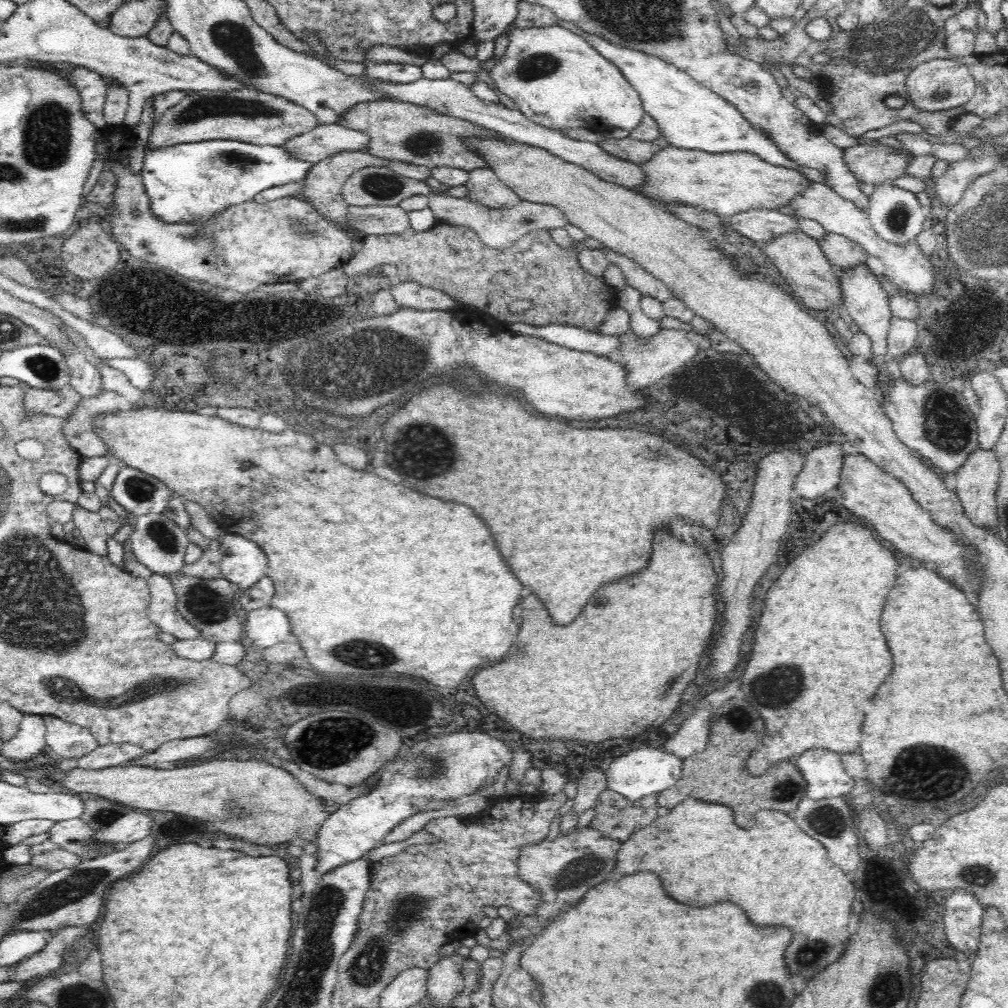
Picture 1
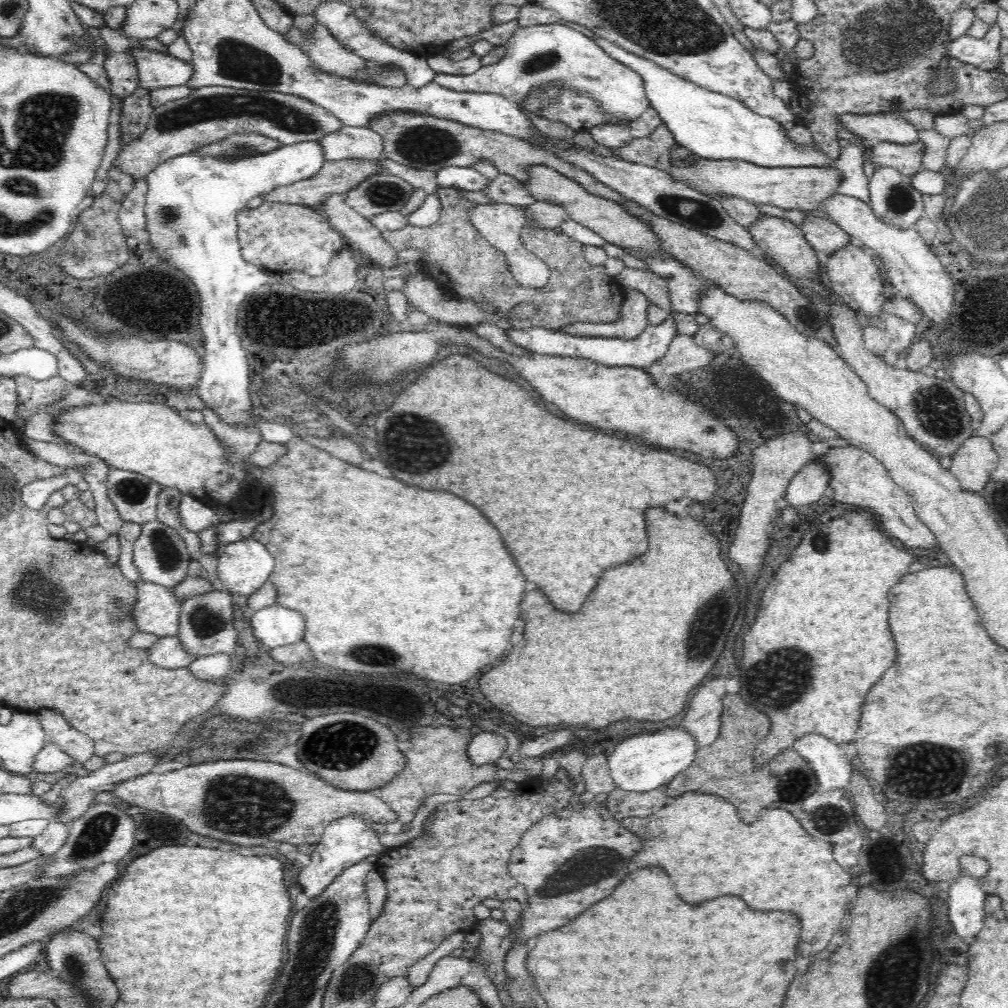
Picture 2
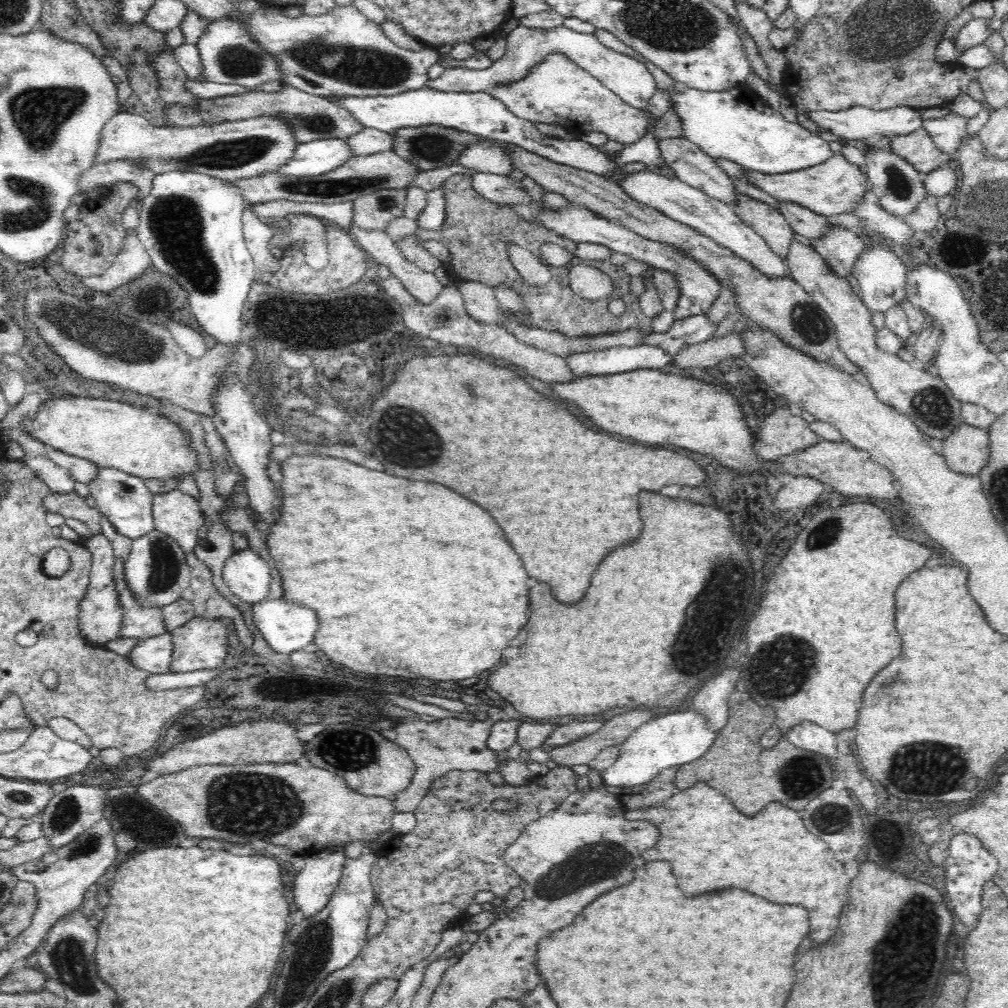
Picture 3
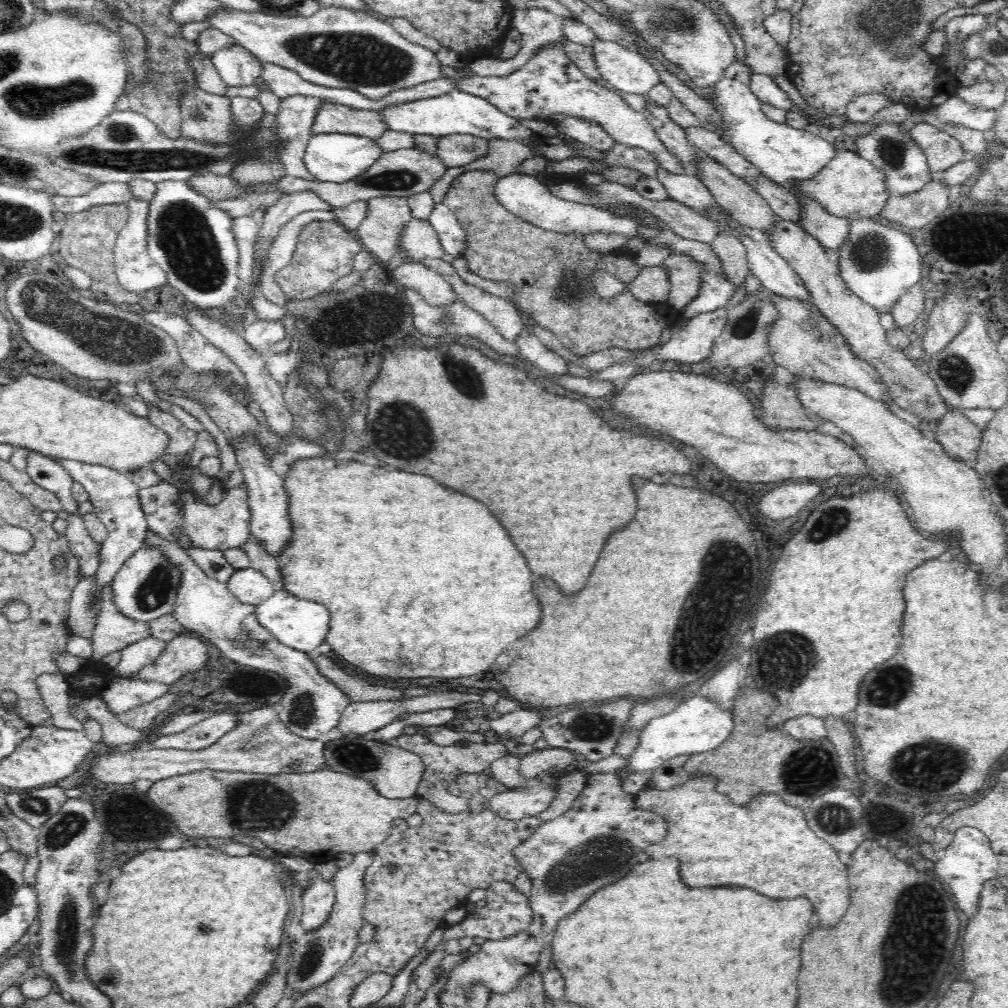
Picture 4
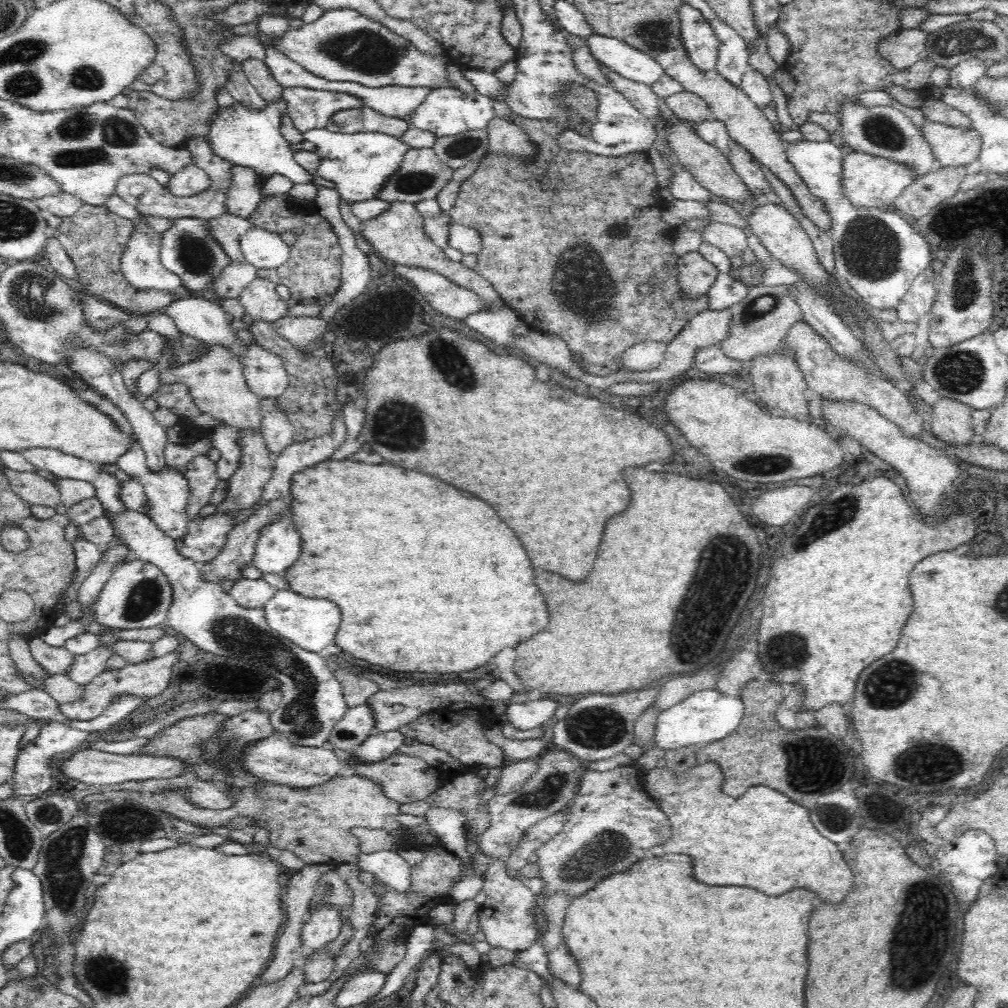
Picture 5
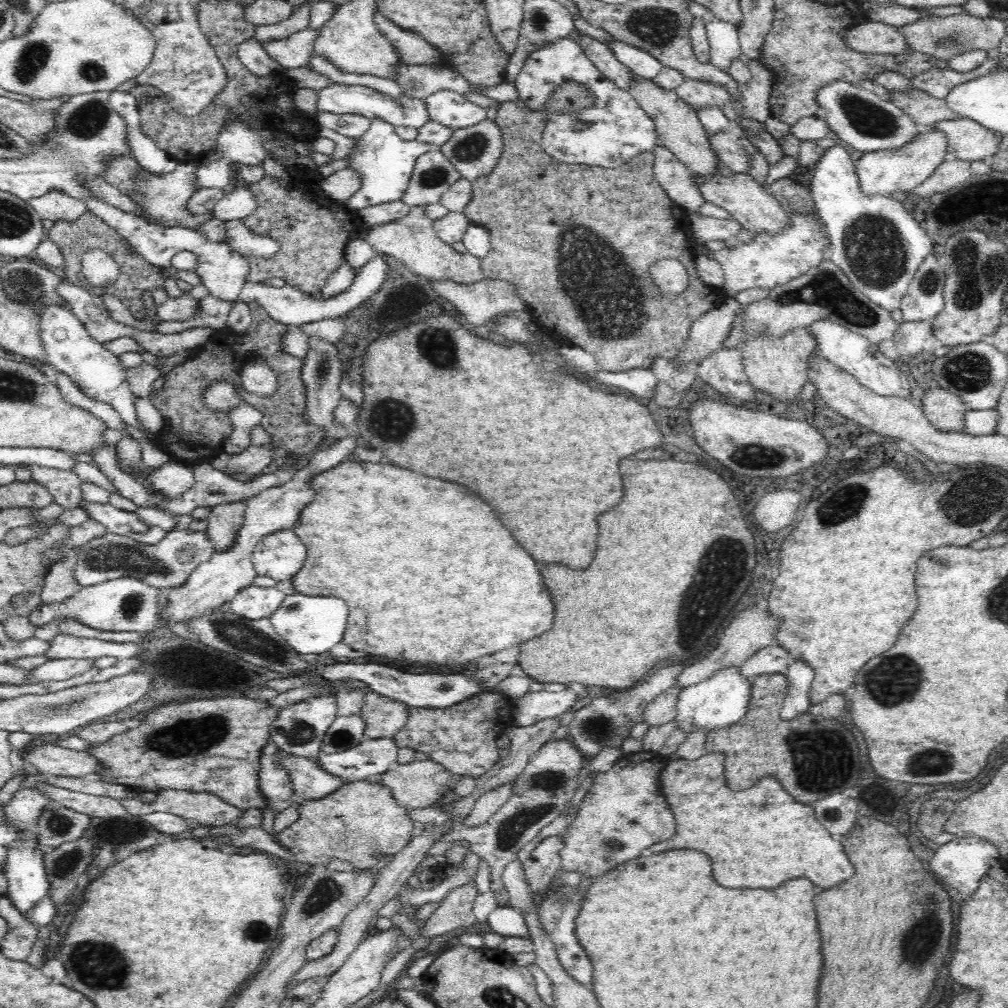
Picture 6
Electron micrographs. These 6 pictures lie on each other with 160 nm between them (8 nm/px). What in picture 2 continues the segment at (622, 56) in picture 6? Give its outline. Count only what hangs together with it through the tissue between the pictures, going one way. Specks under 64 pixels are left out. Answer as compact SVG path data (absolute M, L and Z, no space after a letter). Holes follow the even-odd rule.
M559 23L542 24L519 27L506 42L506 56L490 66L480 67L474 74L444 74L436 73L434 82L440 86L450 88L458 92L491 92L505 96L510 102L524 104L526 98L536 90L544 86L561 86L561 88L571 88L589 94L591 98L599 101L599 109L608 119L618 119L618 121L637 120L650 103L643 85L643 80L631 68L620 64L611 56L604 52L599 46L583 33L576 31L566 25Z

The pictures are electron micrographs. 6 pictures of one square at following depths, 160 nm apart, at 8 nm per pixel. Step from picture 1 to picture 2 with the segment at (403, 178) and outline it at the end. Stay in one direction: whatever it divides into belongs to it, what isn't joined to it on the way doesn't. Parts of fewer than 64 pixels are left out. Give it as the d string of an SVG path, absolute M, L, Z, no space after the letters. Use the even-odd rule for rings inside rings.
M376 173L351 188L345 201L358 214L369 219L383 212L402 210L414 190L414 186L395 174ZM500 173L481 191L497 203L528 206L537 201L522 182L509 174Z

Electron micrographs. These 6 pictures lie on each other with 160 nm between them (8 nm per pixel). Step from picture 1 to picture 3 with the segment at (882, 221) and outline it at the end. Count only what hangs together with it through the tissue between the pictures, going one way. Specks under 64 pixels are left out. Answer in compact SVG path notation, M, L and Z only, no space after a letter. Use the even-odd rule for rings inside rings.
M871 149L865 152L867 180L871 184L871 195L874 202L895 217L908 216L918 208L918 204L926 198L924 174L913 168L907 160L894 154L891 150Z

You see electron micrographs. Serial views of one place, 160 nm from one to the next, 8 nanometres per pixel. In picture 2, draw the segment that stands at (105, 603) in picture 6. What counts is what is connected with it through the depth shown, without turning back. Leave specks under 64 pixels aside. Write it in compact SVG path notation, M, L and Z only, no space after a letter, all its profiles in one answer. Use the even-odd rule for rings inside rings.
M158 519L143 524L140 536L134 544L134 565L140 571L140 580L174 588L188 576L191 561L189 544L177 533L175 525L160 522Z

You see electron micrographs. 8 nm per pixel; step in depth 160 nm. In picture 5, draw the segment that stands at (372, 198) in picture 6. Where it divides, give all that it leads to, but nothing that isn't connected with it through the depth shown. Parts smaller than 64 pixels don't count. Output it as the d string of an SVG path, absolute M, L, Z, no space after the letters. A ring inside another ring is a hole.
M276 100L261 109L250 109L235 101L231 107L218 109L212 116L210 124L210 147L216 155L235 166L253 168L256 174L265 178L272 174L282 174L294 183L310 183L313 175L302 168L294 159L294 151L289 142L282 136L280 126L282 116L287 113L284 100ZM324 127L310 129L303 135L307 141L316 145L320 157L316 175L333 182L341 199L348 201L350 206L355 202L374 199L386 179L395 174L405 152L410 149L399 138L381 132L344 134L330 132Z

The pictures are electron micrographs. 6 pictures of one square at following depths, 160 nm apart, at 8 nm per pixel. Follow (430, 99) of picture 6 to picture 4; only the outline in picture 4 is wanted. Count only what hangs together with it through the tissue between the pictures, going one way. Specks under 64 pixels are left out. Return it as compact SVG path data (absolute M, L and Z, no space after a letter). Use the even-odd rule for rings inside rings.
M452 90L452 92L442 96L388 105L381 111L377 111L377 113L382 115L382 121L386 123L386 127L390 130L439 137L448 134L472 134L472 136L487 138L488 140L490 138L523 140L533 148L534 156L543 156L540 147L530 141L530 136L533 135L533 132L525 128L518 119L508 116L508 114L490 104L488 100L468 94L468 92Z

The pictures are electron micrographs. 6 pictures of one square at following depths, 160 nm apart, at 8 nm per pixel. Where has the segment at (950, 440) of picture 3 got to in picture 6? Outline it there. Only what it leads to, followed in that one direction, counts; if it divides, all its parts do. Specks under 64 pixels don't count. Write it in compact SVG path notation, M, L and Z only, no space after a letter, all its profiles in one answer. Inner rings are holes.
M933 385L930 390L925 391L919 403L936 429L942 432L964 431L966 403L950 393L950 390Z

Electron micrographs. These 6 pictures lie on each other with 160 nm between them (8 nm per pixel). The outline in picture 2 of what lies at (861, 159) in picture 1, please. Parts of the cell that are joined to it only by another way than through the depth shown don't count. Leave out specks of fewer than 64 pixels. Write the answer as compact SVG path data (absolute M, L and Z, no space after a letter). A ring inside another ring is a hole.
M921 140L912 144L894 144L893 142L876 141L872 143L869 159L875 170L891 166L898 172L914 176L921 170L924 156L924 143Z

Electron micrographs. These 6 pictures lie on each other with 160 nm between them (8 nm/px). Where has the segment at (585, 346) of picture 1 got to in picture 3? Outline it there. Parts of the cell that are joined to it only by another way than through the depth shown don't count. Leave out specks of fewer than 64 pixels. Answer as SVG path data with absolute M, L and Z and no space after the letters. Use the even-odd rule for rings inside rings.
M569 203L566 208L560 210L545 210L541 206L539 220L548 230L554 231L560 236L569 238L575 243L591 242L592 244L602 244L610 248L610 252L622 252L631 256L634 260L645 262L651 268L671 272L677 280L680 296L676 308L673 310L674 321L684 319L688 316L706 314L713 302L718 298L721 291L721 284L717 278L713 277L697 260L694 260L683 250L678 250L669 244L648 240L624 226L612 224L612 221L600 217L592 212L588 207ZM658 345L614 346L608 350L592 350L580 354L568 354L567 365L576 377L618 374L638 369L660 370L673 358Z

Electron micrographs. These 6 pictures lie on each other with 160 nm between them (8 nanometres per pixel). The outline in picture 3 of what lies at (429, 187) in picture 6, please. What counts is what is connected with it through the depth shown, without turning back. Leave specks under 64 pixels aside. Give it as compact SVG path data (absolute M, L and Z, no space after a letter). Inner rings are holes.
M393 150L373 155L352 155L343 165L337 166L325 175L318 176L282 176L277 172L247 179L240 179L234 185L240 187L245 204L262 204L272 200L292 200L303 203L334 204L339 202L353 202L355 198L385 188L403 188L411 186L415 174L420 170L409 160L400 158Z

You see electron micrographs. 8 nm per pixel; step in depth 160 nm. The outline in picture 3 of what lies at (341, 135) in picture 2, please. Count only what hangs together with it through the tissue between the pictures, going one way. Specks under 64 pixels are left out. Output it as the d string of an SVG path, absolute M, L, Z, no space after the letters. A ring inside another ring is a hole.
M368 127L351 134L346 141L354 156L378 154L393 147L391 133Z

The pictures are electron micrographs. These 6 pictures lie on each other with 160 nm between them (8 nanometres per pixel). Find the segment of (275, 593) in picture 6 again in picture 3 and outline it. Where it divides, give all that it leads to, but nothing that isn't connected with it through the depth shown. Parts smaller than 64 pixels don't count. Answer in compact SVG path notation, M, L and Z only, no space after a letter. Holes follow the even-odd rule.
M254 549L234 551L226 560L222 578L240 600L255 605L266 599L272 580L270 565Z

